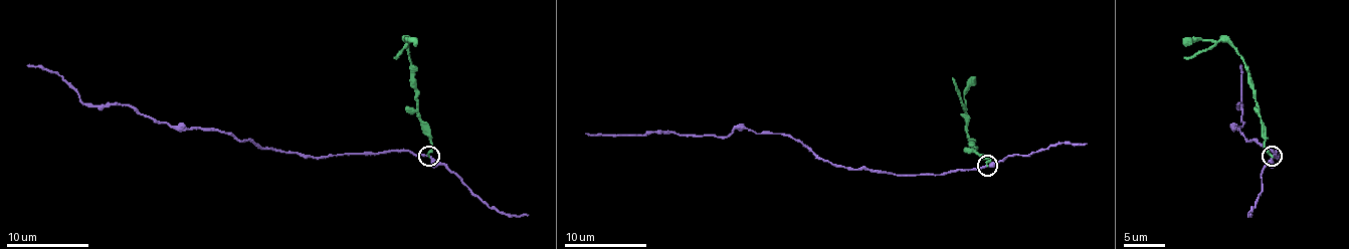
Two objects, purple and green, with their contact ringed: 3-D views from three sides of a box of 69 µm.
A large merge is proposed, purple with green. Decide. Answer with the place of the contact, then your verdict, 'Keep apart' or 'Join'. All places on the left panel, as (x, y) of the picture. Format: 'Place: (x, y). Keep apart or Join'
Place: (429, 156). Keep apart

